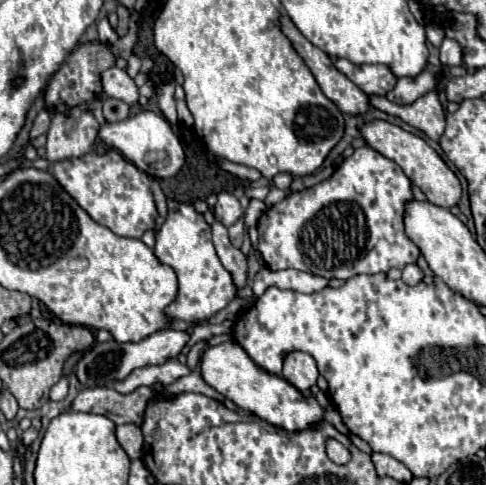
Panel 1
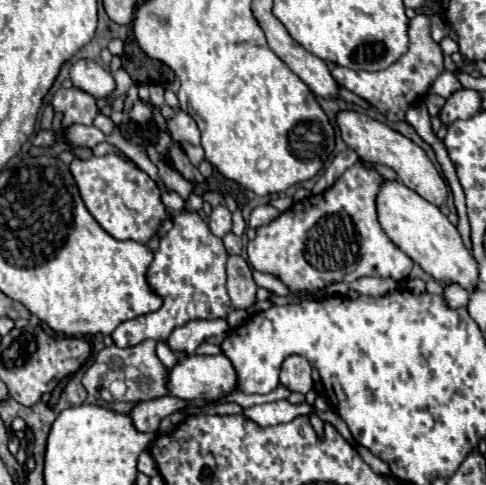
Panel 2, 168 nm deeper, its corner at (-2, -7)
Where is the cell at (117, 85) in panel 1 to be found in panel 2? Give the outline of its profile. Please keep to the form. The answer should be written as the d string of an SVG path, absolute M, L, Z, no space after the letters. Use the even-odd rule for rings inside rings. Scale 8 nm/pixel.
M78 59L76 63L72 63L70 79L78 89L82 89L98 99L102 99L114 91L114 79L112 79L110 71L102 63L92 61L92 59Z

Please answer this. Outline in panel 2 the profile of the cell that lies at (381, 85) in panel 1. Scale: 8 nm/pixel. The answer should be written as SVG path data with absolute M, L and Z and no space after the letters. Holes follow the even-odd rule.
M416 9L416 17L410 19L410 23L408 23L410 47L396 63L392 63L388 69L374 71L374 73L370 73L370 71L352 71L348 67L338 67L336 65L330 71L332 77L336 79L338 85L346 87L354 95L368 101L376 111L386 115L386 119L404 121L406 109L412 103L422 101L428 95L428 91L430 91L432 83L436 81L436 77L444 71L444 53L442 53L440 45L436 41L432 41L428 25L430 25L430 15L422 9Z

